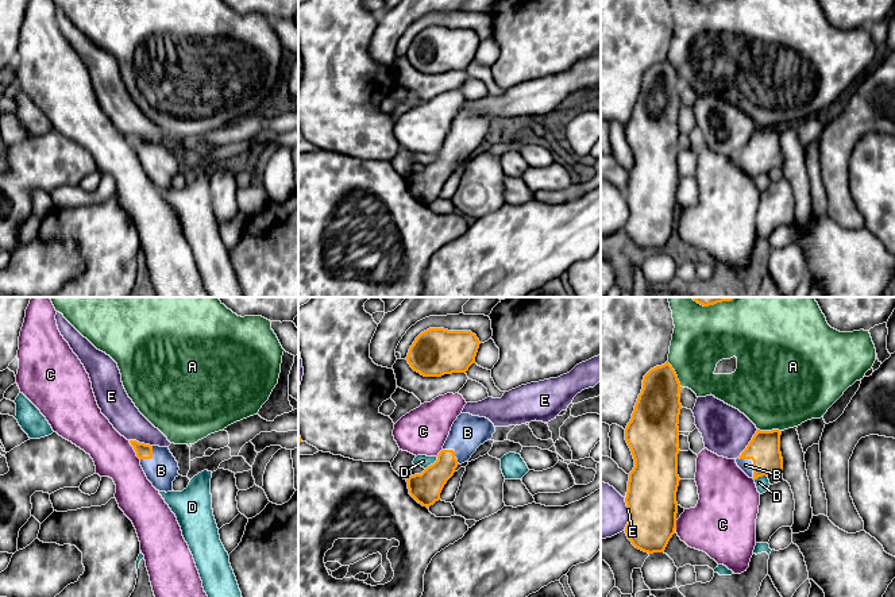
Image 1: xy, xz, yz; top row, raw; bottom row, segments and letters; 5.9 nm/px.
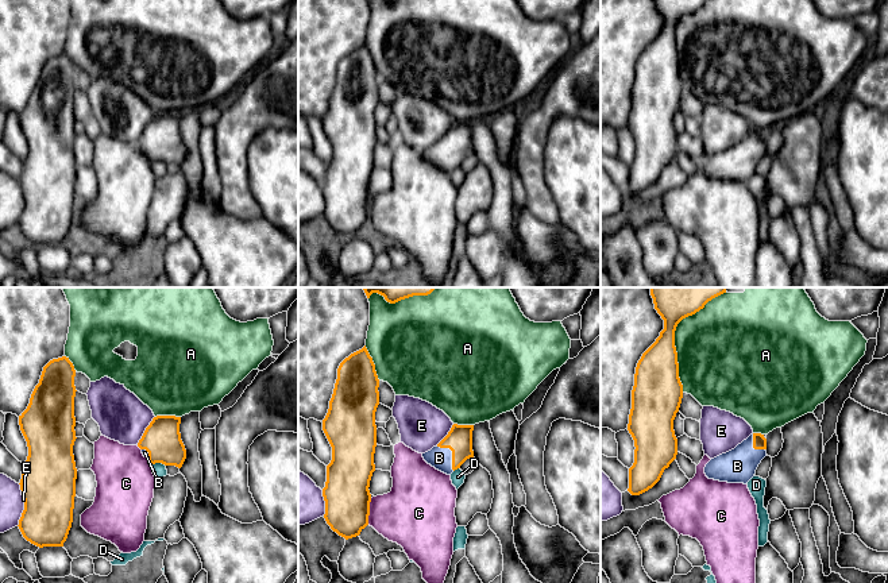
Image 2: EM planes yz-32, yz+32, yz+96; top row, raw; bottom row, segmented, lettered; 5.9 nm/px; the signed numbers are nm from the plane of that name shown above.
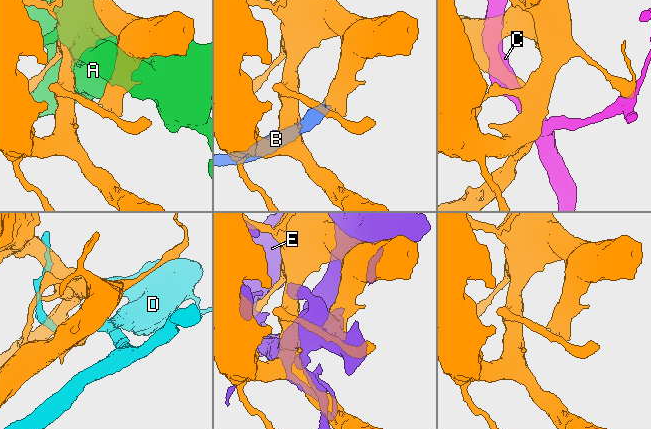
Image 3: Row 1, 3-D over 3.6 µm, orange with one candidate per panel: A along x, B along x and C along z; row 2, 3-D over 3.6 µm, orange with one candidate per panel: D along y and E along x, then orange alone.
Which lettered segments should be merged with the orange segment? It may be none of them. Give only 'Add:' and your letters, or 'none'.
Add: B

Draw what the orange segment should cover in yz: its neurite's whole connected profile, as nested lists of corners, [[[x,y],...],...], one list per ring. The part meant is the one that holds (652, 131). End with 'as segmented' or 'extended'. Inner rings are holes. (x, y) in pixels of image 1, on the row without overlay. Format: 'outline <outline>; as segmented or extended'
outline [[[668,59],[651,66],[644,73],[641,90],[625,126],[625,138],[634,157],[625,194],[629,207],[625,231],[636,246],[648,251],[664,250],[676,227],[680,86],[678,73]]]; as segmented

